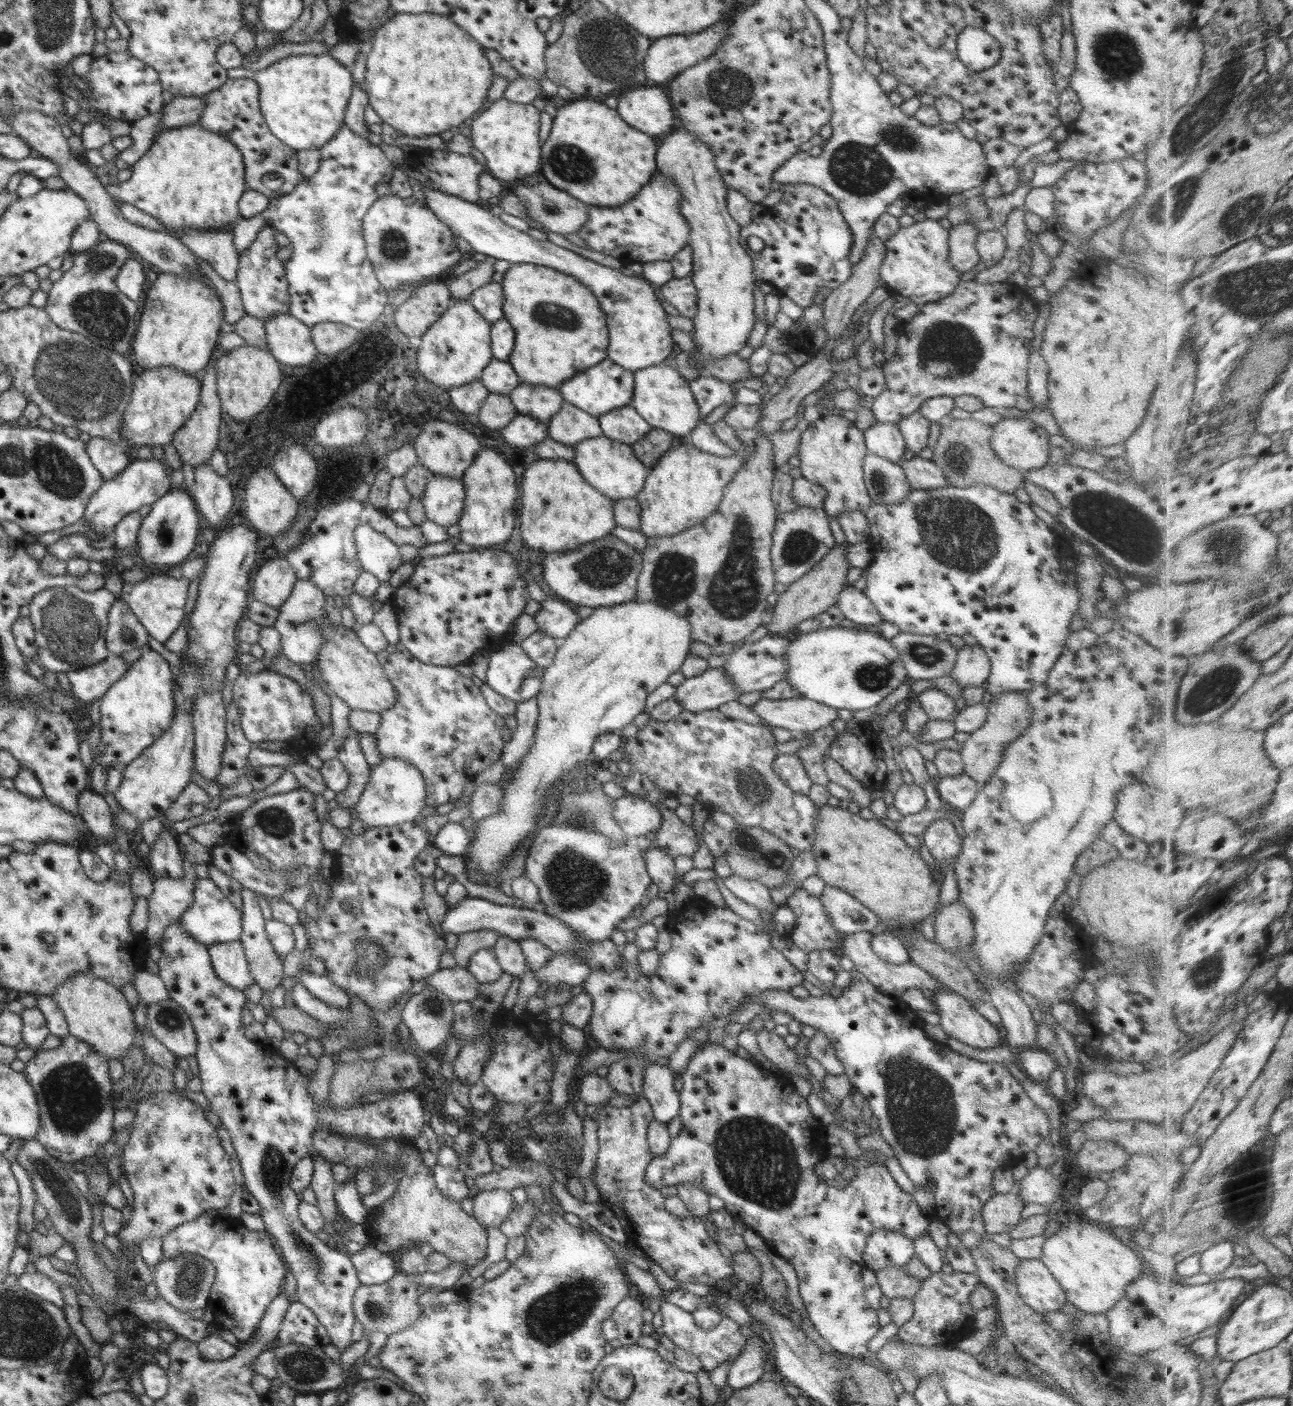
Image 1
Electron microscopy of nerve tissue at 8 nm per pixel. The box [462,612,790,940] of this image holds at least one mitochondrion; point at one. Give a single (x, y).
(575, 883)

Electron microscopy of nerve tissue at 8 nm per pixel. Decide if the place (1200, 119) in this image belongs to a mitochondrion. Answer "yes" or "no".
yes

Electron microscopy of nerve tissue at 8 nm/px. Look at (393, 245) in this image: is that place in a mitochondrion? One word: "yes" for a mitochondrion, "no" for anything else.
yes

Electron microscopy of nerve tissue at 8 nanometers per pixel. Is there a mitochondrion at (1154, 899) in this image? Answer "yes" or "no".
no

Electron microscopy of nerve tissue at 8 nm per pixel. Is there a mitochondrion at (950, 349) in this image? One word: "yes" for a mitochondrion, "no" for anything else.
yes

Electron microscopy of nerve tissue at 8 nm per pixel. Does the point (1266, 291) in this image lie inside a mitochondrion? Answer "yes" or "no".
yes

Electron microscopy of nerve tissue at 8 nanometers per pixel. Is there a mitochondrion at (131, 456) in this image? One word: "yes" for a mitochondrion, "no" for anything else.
no

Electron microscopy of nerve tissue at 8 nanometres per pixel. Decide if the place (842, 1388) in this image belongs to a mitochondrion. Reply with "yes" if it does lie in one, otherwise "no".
yes

